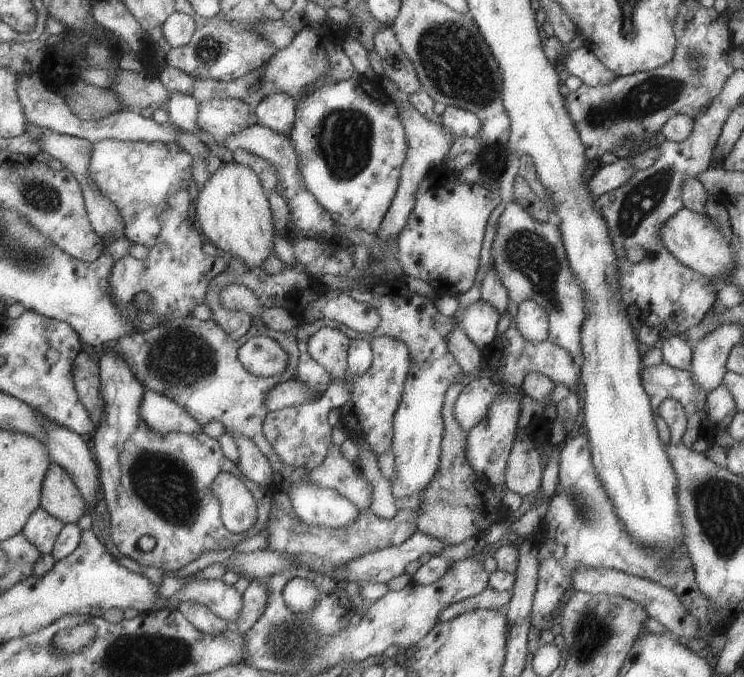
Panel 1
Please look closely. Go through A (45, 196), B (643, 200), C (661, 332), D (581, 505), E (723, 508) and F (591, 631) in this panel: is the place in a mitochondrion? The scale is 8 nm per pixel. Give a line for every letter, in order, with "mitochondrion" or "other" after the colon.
A: mitochondrion
B: mitochondrion
C: other
D: mitochondrion
E: mitochondrion
F: mitochondrion

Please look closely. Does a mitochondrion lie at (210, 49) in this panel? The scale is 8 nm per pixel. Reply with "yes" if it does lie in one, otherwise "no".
yes

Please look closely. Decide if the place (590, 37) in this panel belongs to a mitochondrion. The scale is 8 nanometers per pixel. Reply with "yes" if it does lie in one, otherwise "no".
no

